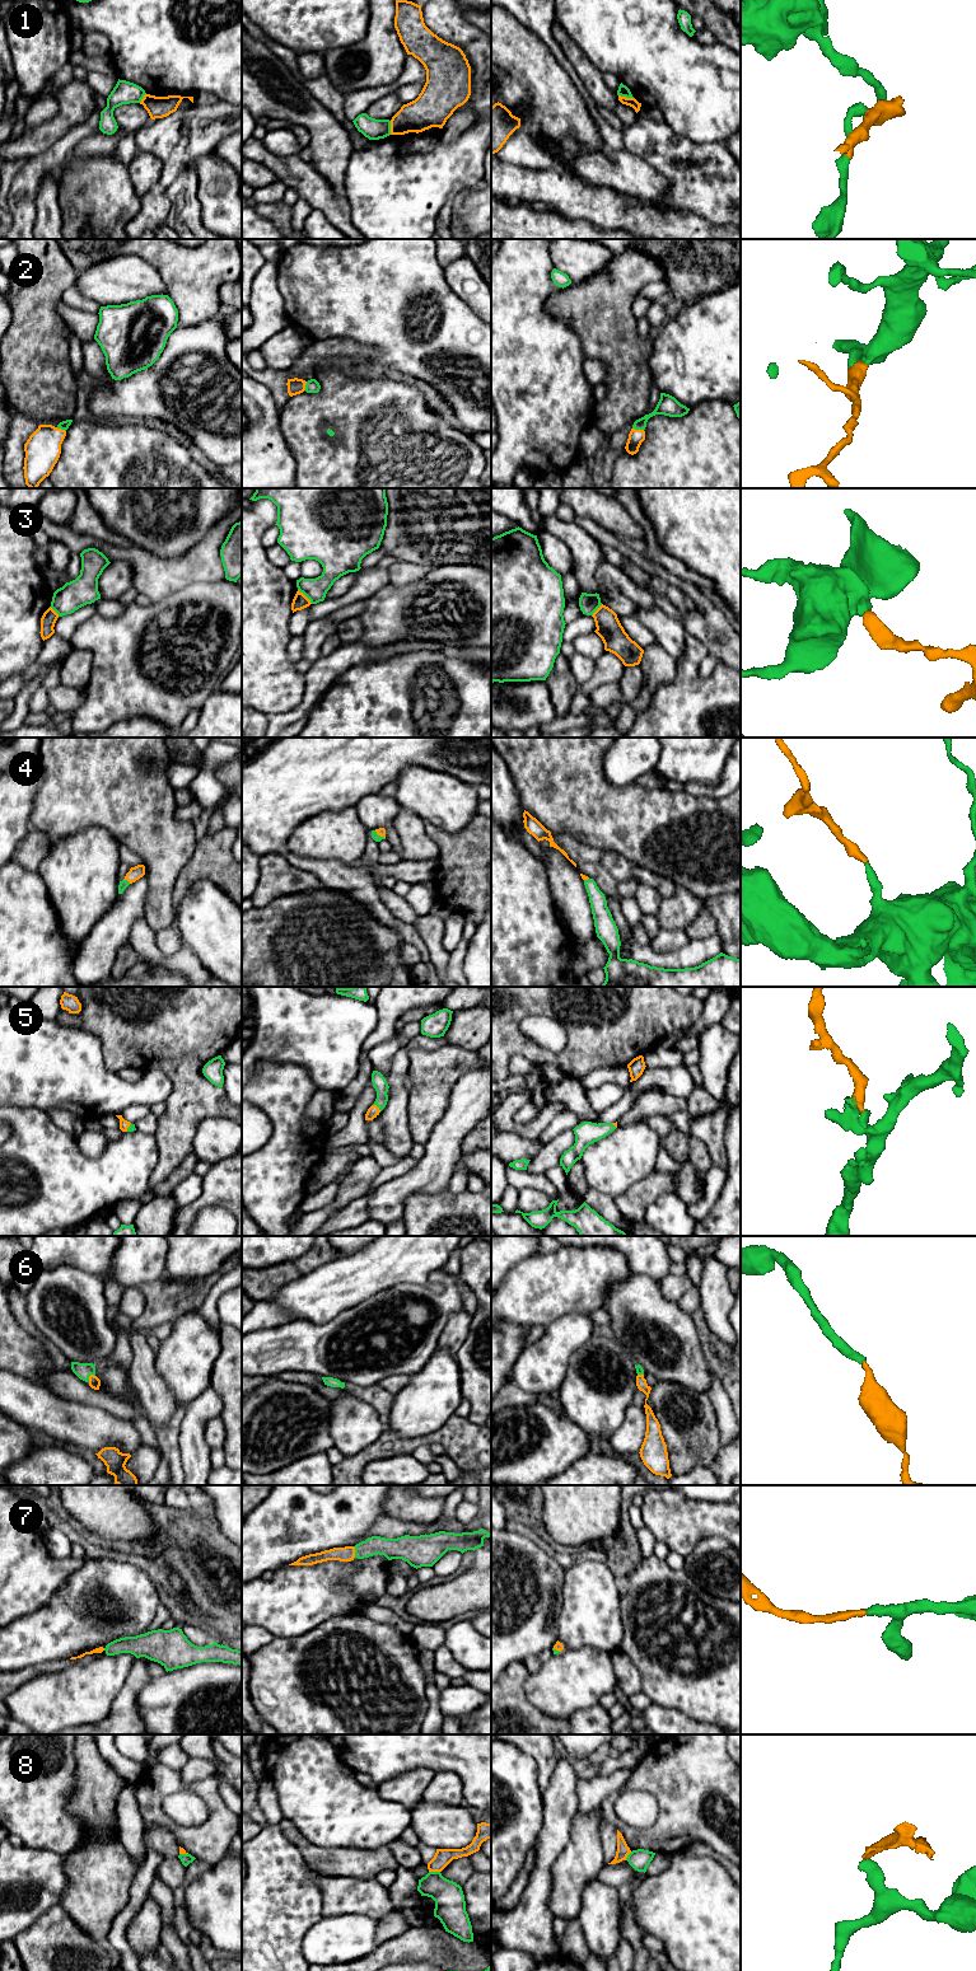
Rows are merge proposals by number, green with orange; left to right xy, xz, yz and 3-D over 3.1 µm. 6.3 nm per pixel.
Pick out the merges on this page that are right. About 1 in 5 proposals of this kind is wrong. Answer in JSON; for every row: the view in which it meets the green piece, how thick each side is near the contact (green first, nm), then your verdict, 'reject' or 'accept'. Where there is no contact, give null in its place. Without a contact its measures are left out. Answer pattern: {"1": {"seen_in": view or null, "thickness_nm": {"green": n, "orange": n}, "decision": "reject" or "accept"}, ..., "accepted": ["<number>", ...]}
{"1": {"seen_in": "yz", "thickness_nm": {"green": 70, "orange": 60}, "decision": "reject"}, "2": {"seen_in": "yz", "thickness_nm": {"green": 130, "orange": 100}, "decision": "accept"}, "3": {"seen_in": "xz", "thickness_nm": {"green": 140, "orange": 90}, "decision": "reject"}, "4": {"seen_in": "xy", "thickness_nm": {"green": 60, "orange": 80}, "decision": "accept"}, "5": {"seen_in": "xz", "thickness_nm": {"green": 90, "orange": 70}, "decision": "accept"}, "6": {"seen_in": "xy", "thickness_nm": {"green": 100, "orange": 80}, "decision": "accept"}, "7": {"seen_in": "xz", "thickness_nm": {"green": 130, "orange": 100}, "decision": "accept"}, "8": {"seen_in": "xz", "thickness_nm": {"green": 190, "orange": 110}, "decision": "reject"}, "accepted": ["2", "4", "5", "6", "7"]}

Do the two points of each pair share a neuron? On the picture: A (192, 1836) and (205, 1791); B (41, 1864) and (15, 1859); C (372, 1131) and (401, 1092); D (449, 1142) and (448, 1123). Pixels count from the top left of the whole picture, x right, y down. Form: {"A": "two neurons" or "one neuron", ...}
{"A": "one neuron", "B": "one neuron", "C": "two neurons", "D": "one neuron"}

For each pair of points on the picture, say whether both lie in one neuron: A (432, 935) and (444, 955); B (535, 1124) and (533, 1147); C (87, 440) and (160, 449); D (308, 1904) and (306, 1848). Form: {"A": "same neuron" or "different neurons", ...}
{"A": "same neuron", "B": "different neurons", "C": "same neuron", "D": "different neurons"}

